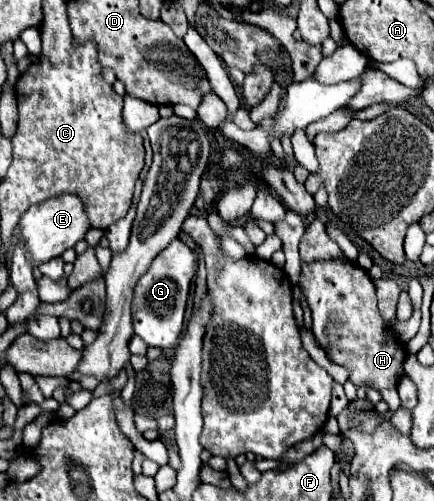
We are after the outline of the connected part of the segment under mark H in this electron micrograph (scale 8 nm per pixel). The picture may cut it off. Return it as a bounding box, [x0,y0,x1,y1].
[300,258,408,414]

